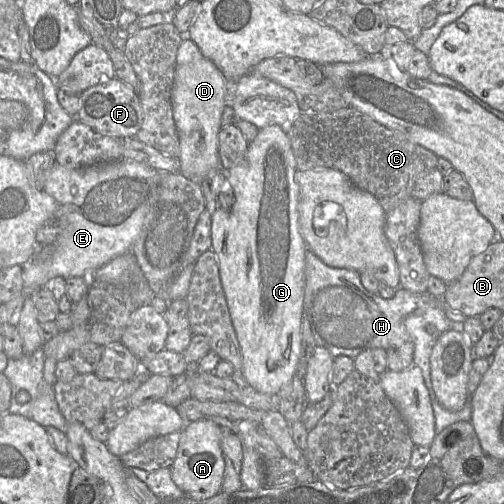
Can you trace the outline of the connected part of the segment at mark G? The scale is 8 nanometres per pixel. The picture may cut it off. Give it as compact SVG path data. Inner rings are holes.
M276 124L259 129L254 140L249 142L244 159L228 170L225 194L233 195L232 206L222 208L218 197L212 214L211 249L217 256L224 295L242 353L241 380L265 394L277 394L292 379L301 356L304 271L308 248L299 229L297 170L289 135Z

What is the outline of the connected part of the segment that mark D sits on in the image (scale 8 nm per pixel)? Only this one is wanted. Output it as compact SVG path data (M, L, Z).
M188 35L183 36L176 57L176 69L171 94L173 118L175 121L179 143L180 173L187 179L201 184L206 175L212 169L221 167L218 153L218 134L221 125L223 109L226 105L227 81L219 68L200 51L196 43L189 39Z

